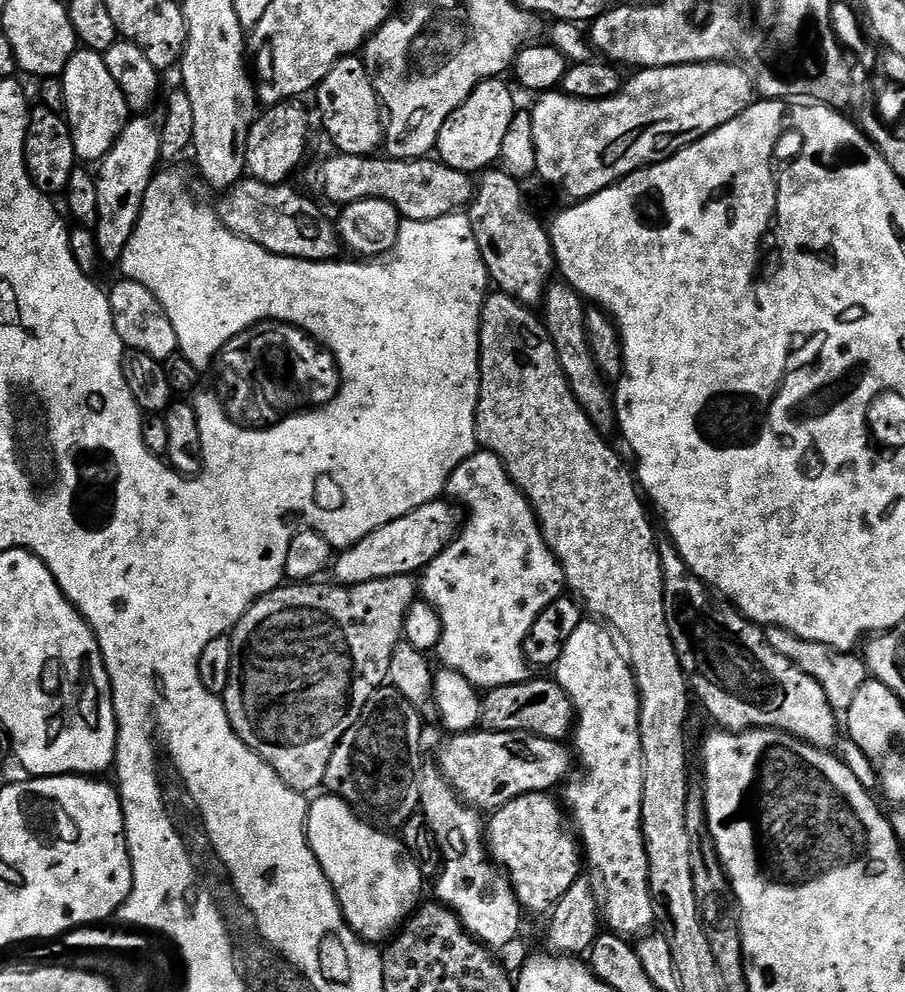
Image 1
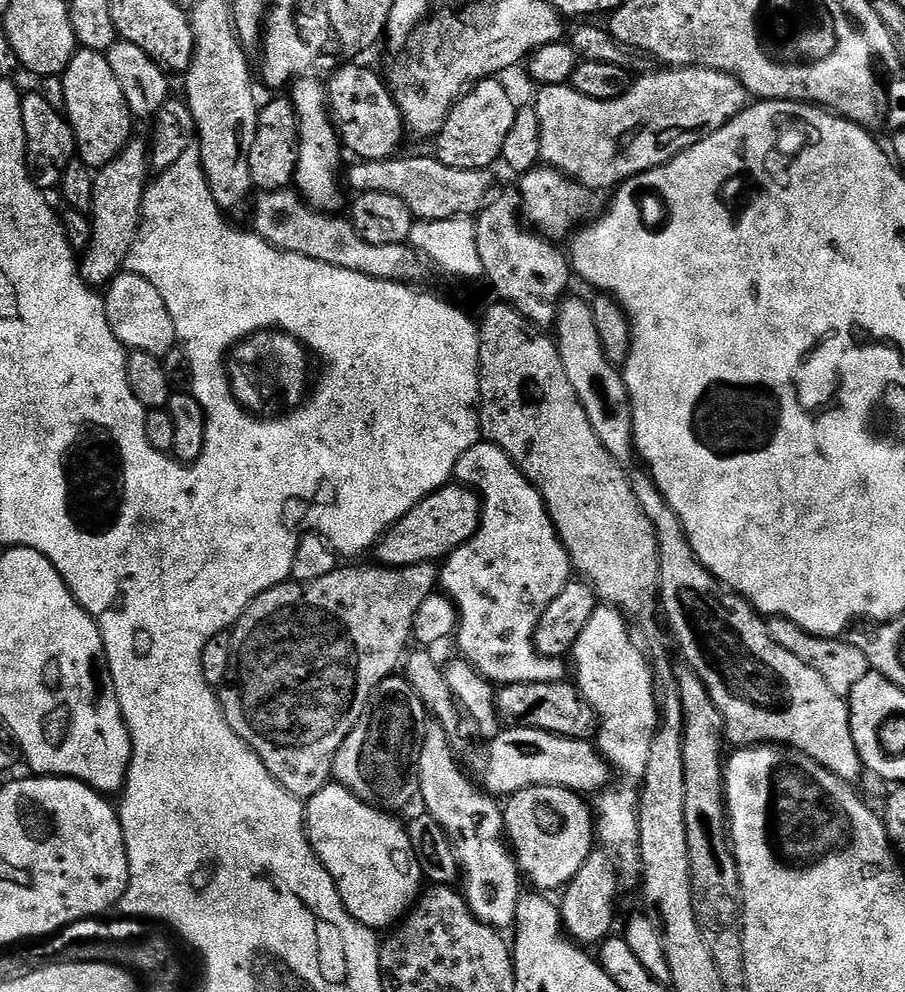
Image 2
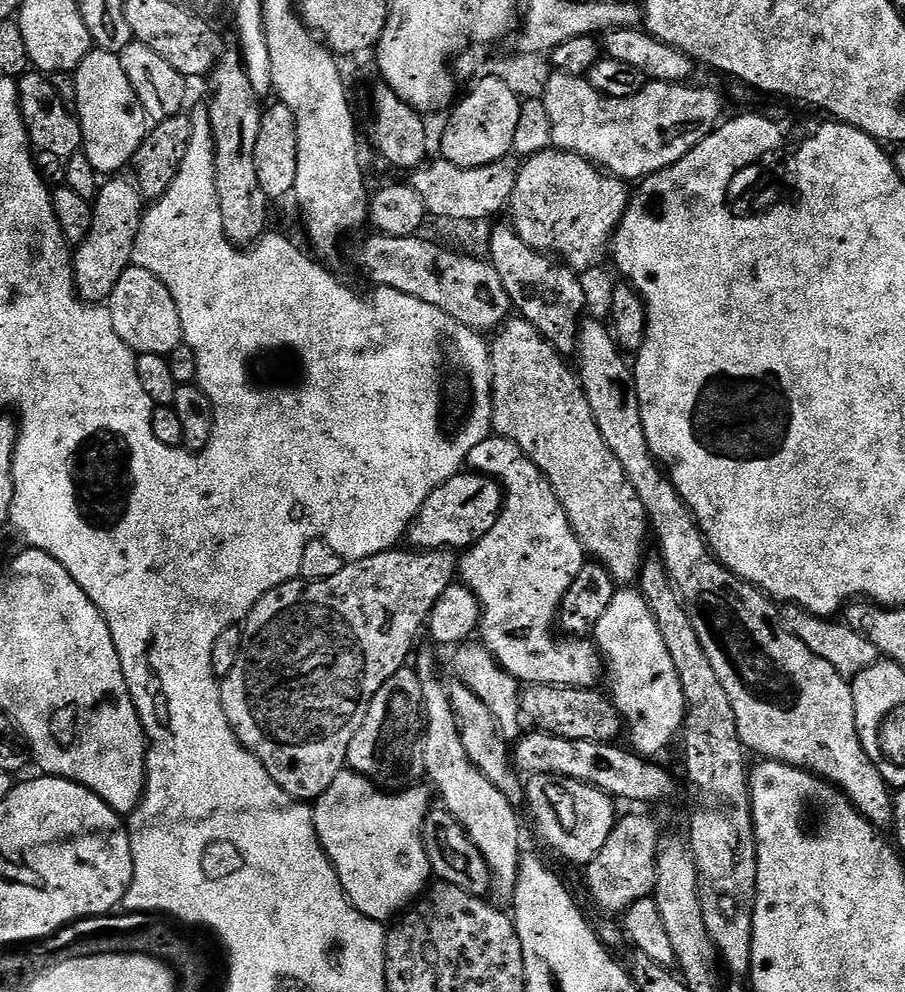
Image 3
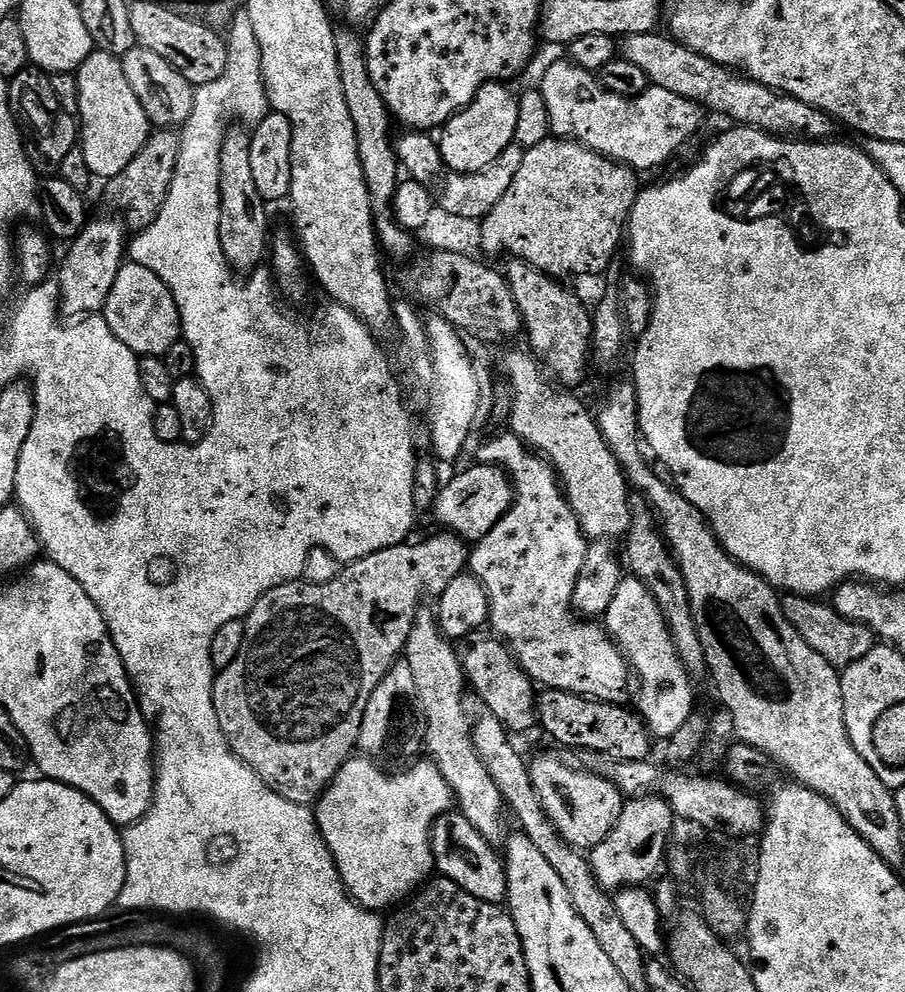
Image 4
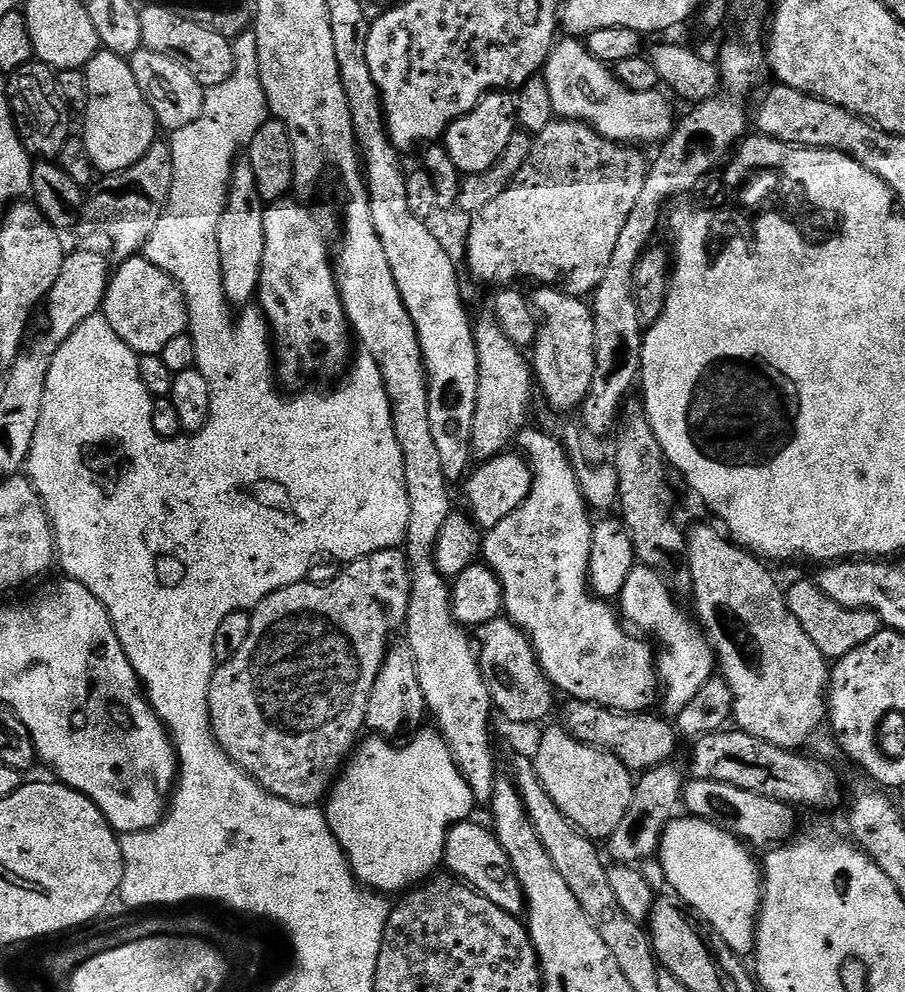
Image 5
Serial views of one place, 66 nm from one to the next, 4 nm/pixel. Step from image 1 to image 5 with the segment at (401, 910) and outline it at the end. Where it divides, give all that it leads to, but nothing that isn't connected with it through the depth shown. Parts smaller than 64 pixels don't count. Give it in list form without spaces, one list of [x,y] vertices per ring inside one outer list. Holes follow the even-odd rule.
[[[421,727],[411,738],[400,742],[405,742],[405,744],[396,743],[391,739],[375,734],[369,735],[367,738],[369,739],[368,741],[365,739],[363,743],[355,749],[354,755],[345,763],[342,771],[339,773],[338,779],[333,783],[330,789],[330,795],[326,800],[326,805],[328,804],[328,808],[326,807],[328,825],[332,833],[338,838],[344,855],[348,858],[348,863],[352,865],[352,875],[360,881],[363,887],[381,894],[389,894],[388,892],[404,894],[413,886],[427,881],[429,877],[437,871],[435,868],[438,866],[441,867],[441,865],[444,864],[444,846],[449,830],[453,828],[454,825],[467,821],[469,817],[471,817],[468,815],[471,814],[472,808],[475,809],[477,807],[477,802],[470,790],[470,786],[462,773],[460,773],[460,768],[456,765],[456,760],[452,756],[450,746],[444,741],[443,736],[440,735],[435,727]]]

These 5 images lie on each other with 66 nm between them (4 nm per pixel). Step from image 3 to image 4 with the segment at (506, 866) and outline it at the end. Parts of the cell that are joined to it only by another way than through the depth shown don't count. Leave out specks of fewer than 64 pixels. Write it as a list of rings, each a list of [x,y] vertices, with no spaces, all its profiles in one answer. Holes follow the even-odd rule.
[[[422,610],[416,615],[406,659],[414,674],[420,708],[424,712],[424,744],[432,763],[438,766],[442,778],[446,778],[458,811],[488,844],[500,846],[510,835],[510,816],[498,786],[494,786],[494,778],[490,778],[490,770],[486,770],[482,758],[478,758],[478,750],[472,741],[473,717],[468,716],[468,708],[464,705],[466,677],[462,656],[452,648],[455,648],[453,641],[444,637],[440,623],[431,611]]]

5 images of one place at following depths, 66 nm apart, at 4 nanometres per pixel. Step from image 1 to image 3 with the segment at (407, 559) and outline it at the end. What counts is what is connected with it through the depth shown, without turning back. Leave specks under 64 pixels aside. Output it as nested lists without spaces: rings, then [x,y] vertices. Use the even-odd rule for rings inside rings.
[[[471,470],[451,476],[442,486],[438,486],[426,498],[408,527],[406,540],[413,549],[425,552],[441,550],[467,550],[494,528],[504,506],[504,494],[499,484],[491,476],[482,476]]]

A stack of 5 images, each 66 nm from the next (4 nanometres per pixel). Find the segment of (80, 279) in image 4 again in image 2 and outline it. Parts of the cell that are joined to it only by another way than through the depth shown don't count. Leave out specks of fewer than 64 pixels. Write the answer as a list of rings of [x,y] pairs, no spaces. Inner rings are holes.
[[[133,138],[105,168],[99,169],[94,175],[94,202],[90,213],[92,237],[90,246],[79,261],[80,277],[88,284],[111,284],[112,279],[124,268],[130,246],[134,246],[134,238],[144,214],[146,185],[150,180],[148,150],[149,145],[145,141],[143,144],[139,138]]]

